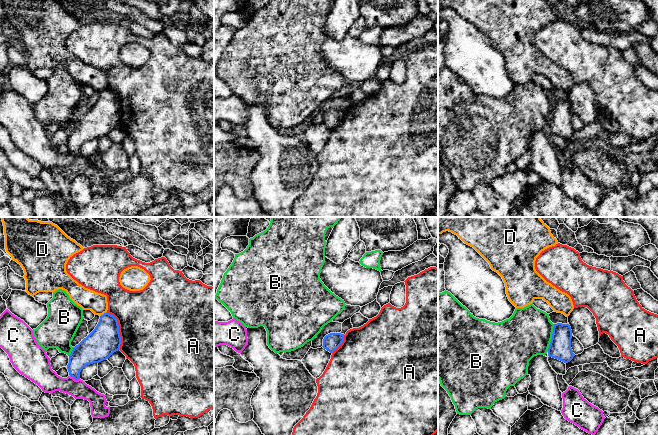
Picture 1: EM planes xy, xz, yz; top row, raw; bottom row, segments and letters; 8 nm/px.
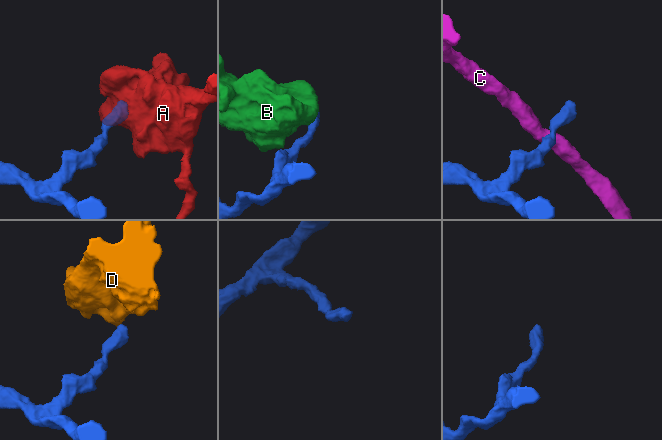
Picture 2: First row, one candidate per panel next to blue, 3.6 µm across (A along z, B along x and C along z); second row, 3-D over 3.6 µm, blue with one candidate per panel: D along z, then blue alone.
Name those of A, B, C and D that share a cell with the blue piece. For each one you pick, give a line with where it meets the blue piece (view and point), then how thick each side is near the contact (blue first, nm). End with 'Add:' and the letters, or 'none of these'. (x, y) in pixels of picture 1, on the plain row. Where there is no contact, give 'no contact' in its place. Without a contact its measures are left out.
Add: none of these

